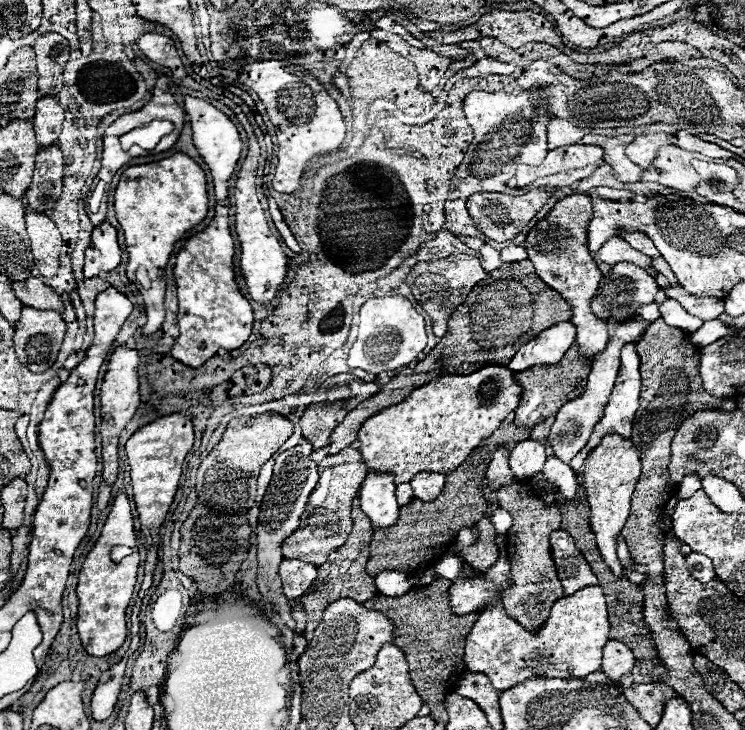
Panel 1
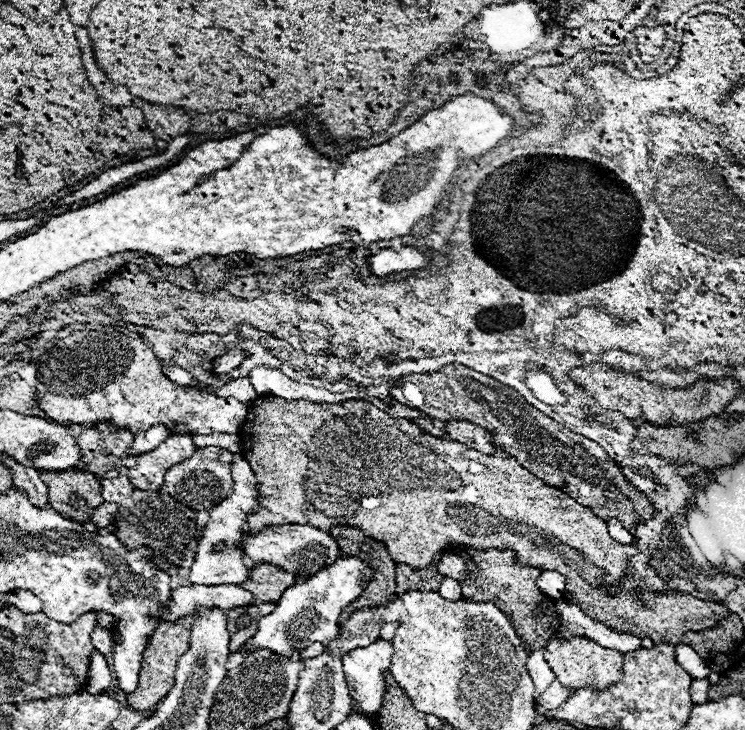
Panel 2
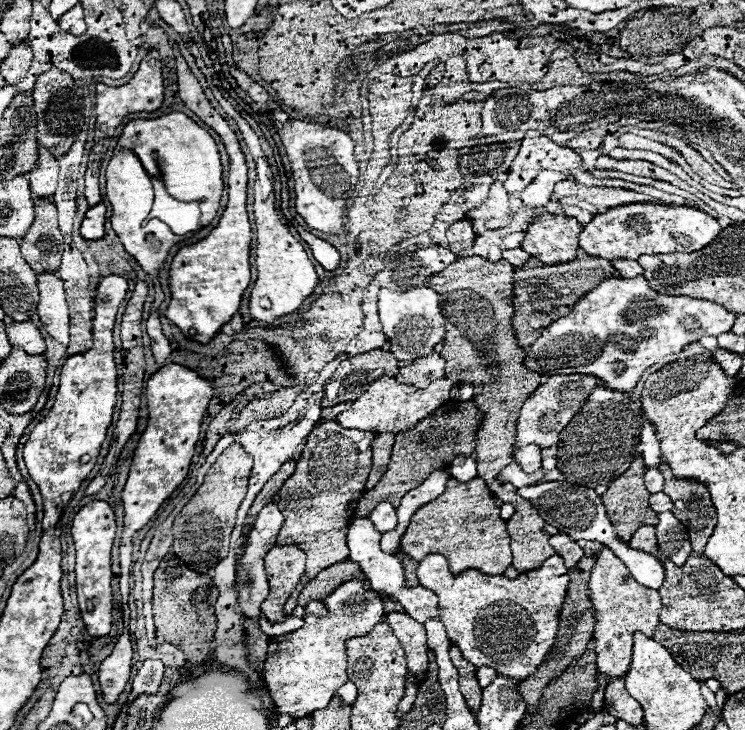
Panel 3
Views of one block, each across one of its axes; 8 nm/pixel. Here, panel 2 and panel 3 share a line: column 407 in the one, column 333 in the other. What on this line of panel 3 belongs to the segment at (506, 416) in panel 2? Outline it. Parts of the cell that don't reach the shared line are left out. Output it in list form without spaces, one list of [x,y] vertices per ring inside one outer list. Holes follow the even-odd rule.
[[[382,348],[342,360],[342,364],[336,368],[334,376],[324,388],[322,406],[326,408],[342,402],[352,402],[362,396],[362,392],[366,392],[366,388],[374,380],[382,376],[396,376],[396,372],[398,360],[392,352],[386,352]]]

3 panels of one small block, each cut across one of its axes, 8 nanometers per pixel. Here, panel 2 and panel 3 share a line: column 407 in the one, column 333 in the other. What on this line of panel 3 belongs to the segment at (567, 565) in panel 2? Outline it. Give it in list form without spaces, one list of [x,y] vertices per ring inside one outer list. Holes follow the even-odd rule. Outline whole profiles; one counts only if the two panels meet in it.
[[[336,420],[320,422],[310,436],[306,438],[306,446],[296,462],[296,472],[284,482],[284,486],[278,492],[278,508],[284,514],[284,524],[278,532],[276,544],[298,544],[306,554],[306,572],[302,582],[312,580],[322,568],[328,568],[330,564],[342,562],[348,558],[348,546],[346,546],[346,532],[350,518],[354,514],[354,504],[358,502],[358,496],[364,492],[364,484],[368,480],[370,464],[372,464],[372,440],[376,434],[364,432],[364,430],[350,430],[344,428]]]

